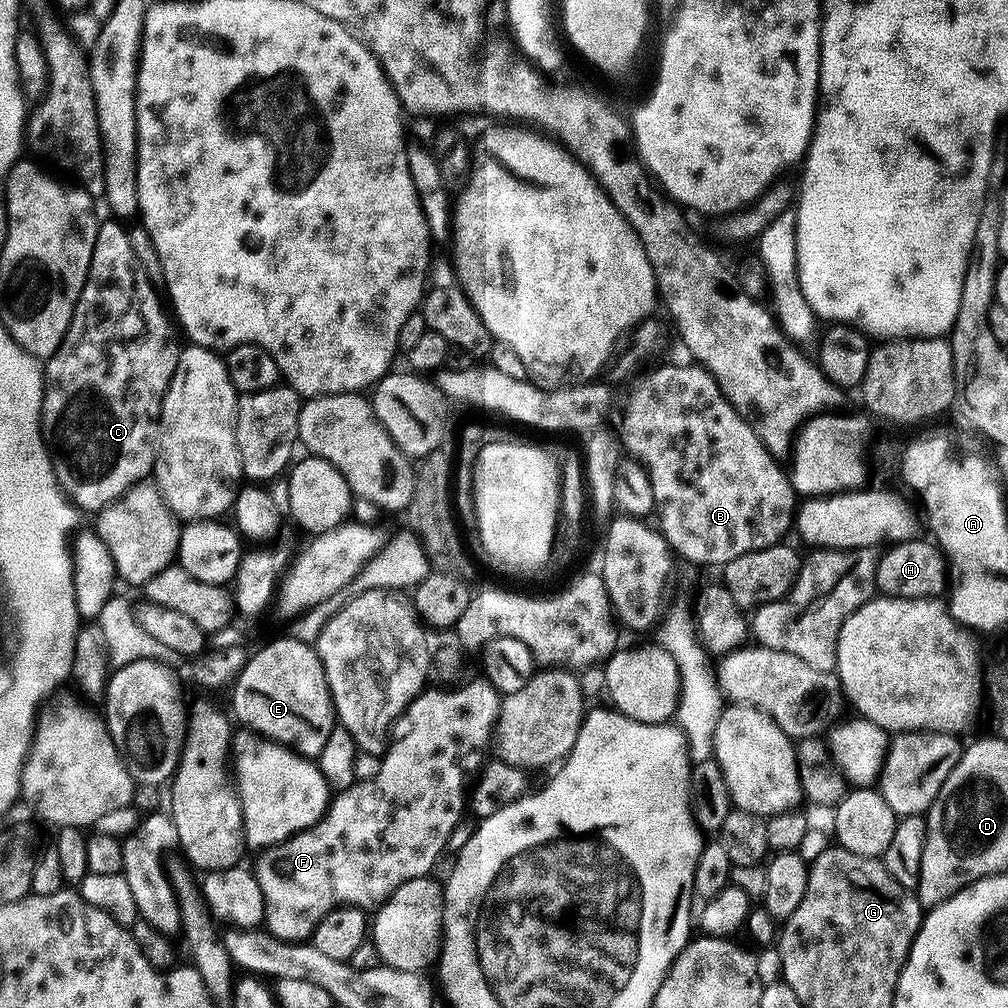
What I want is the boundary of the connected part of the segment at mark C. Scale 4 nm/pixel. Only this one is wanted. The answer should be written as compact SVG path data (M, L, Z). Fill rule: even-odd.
M108 218L105 224L103 221L97 227L94 254L90 258L90 270L88 271L86 282L82 286L82 294L74 306L74 314L70 318L70 326L66 330L66 334L62 338L56 353L48 357L43 365L44 401L40 411L40 430L44 433L44 445L52 454L52 465L61 488L71 497L77 509L84 510L84 508L89 508L92 514L99 513L100 509L105 508L107 504L113 504L119 496L124 495L125 490L141 483L147 477L144 475L147 472L149 475L153 471L158 451L157 445L154 443L154 429L160 419L160 407L164 401L164 395L168 392L168 383L171 382L174 370L178 366L181 350L181 345L179 343L176 344L177 329L174 327L173 317L170 315L162 296L162 301L160 301L160 296L156 293L159 292L157 285L149 280L146 270L140 265L138 258L134 258L134 250L130 250L130 238L125 225L122 226L120 224L123 223Z

